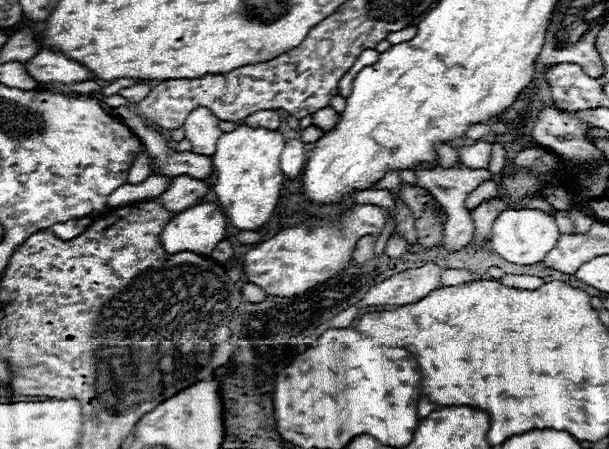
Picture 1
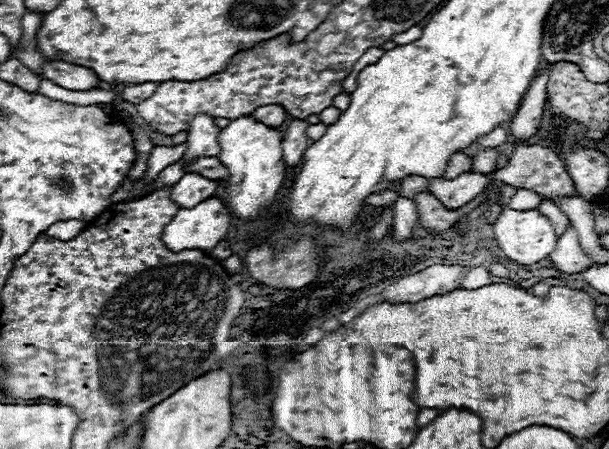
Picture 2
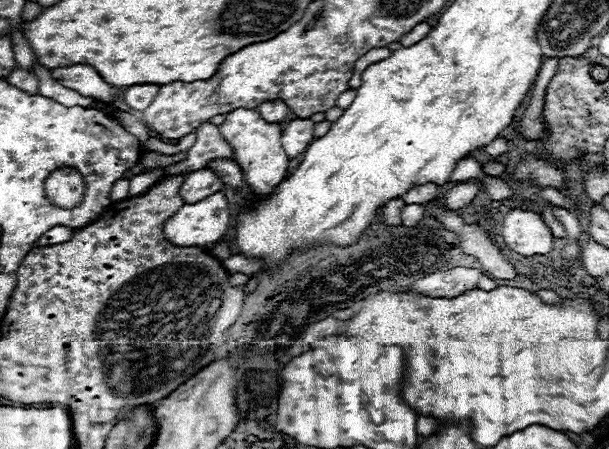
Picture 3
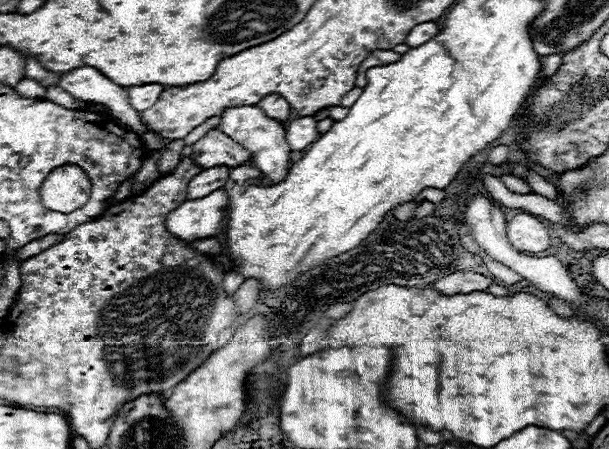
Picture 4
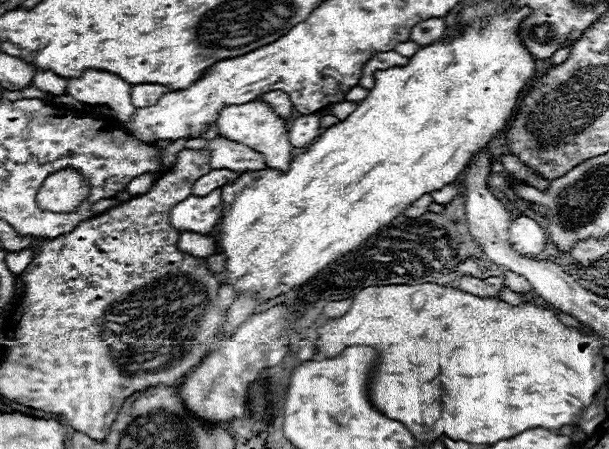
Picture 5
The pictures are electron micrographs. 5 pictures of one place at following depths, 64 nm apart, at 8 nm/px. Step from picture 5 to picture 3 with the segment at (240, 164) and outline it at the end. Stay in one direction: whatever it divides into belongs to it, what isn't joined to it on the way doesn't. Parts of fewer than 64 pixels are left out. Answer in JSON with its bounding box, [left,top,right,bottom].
[164,122,232,176]

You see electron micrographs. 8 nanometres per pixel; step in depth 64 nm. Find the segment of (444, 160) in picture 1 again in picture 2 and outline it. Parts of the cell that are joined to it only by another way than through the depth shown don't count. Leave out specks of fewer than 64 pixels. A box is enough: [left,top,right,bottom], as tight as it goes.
[446,152,472,180]

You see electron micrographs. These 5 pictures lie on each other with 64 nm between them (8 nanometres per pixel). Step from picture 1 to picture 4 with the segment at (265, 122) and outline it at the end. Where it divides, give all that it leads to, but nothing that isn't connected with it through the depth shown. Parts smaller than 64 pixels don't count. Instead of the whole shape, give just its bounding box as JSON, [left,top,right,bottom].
[258,94,290,122]

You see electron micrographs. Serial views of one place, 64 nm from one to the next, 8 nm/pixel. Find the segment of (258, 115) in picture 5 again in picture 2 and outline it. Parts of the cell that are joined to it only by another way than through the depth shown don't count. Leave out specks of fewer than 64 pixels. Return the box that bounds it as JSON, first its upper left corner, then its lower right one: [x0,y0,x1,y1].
[218,114,286,220]

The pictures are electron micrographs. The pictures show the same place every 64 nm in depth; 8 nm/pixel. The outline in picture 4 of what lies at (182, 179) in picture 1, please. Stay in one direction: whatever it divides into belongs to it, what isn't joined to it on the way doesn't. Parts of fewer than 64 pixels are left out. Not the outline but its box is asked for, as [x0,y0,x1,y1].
[188,166,230,198]

